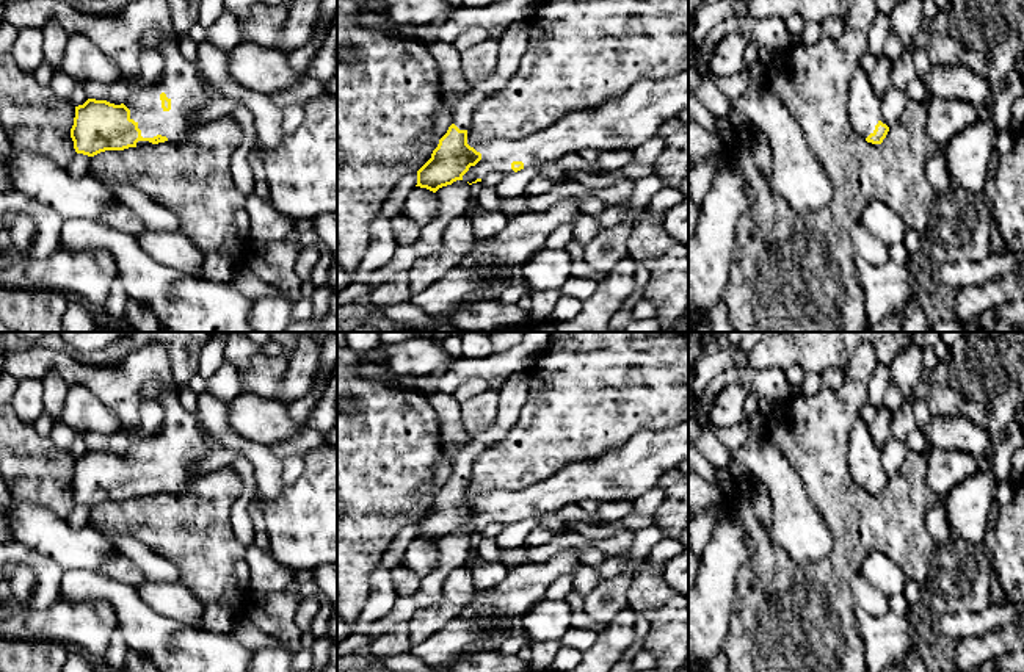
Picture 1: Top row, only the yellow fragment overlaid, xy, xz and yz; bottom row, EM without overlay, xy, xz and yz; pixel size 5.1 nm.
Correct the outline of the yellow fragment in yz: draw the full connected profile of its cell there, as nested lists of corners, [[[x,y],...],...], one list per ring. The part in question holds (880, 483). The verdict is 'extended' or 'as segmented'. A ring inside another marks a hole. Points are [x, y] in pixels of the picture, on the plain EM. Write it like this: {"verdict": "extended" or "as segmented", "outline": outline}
{"verdict": "extended", "outline": [[[858,418],[855,421],[847,453],[848,471],[853,482],[867,493],[881,495],[889,478],[881,467],[881,454],[875,446],[869,426]]]}

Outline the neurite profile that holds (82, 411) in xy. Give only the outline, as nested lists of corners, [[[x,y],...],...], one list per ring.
[[[69,385],[61,421],[77,432],[113,434],[122,429],[119,418],[83,385]]]

